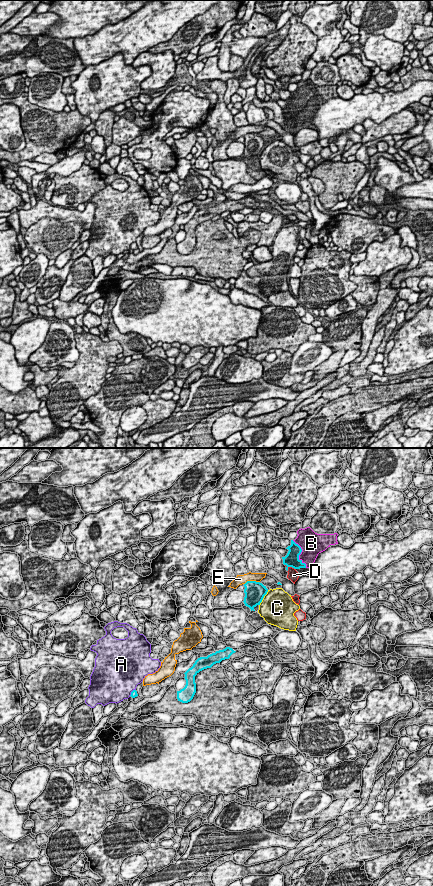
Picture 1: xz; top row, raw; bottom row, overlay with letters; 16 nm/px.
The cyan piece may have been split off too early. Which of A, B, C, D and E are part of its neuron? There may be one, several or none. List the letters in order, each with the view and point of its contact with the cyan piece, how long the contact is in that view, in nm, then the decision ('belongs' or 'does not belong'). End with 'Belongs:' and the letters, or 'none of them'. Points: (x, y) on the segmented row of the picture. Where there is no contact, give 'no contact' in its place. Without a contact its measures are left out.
A: xz (131, 692) | 150 nm | does not belong
B: xz (300, 553) | 500 nm | belongs
C: xz (263, 597) | 300 nm | does not belong
D: xz (290, 566) | 190 nm | does not belong
E: xz (251, 581) | 260 nm | does not belong
Belongs: B

